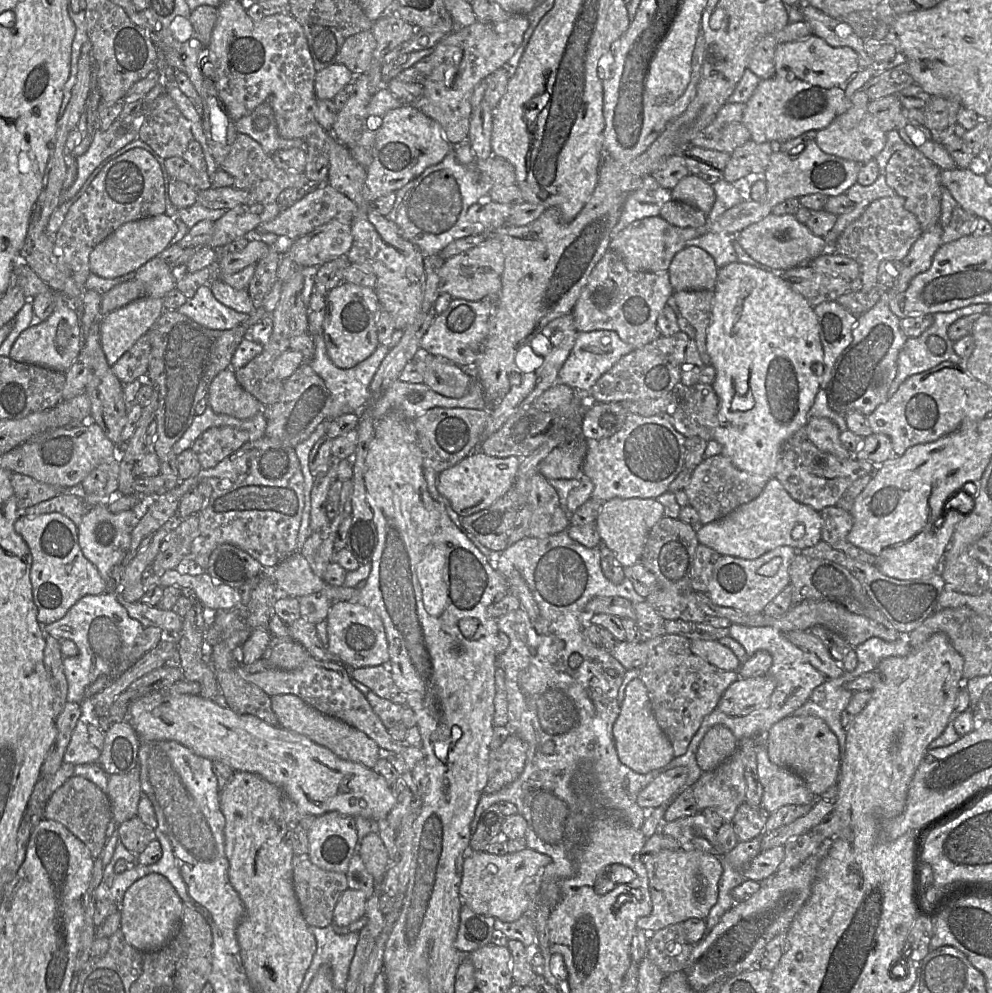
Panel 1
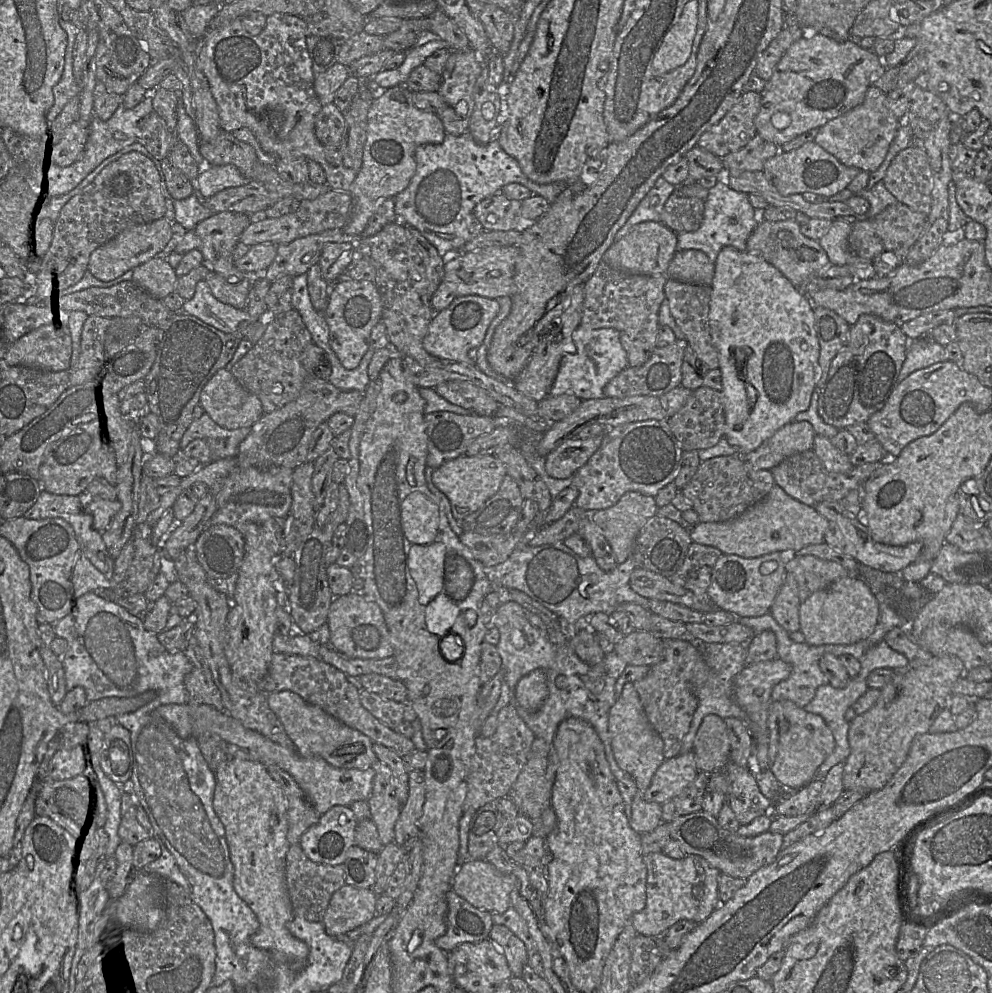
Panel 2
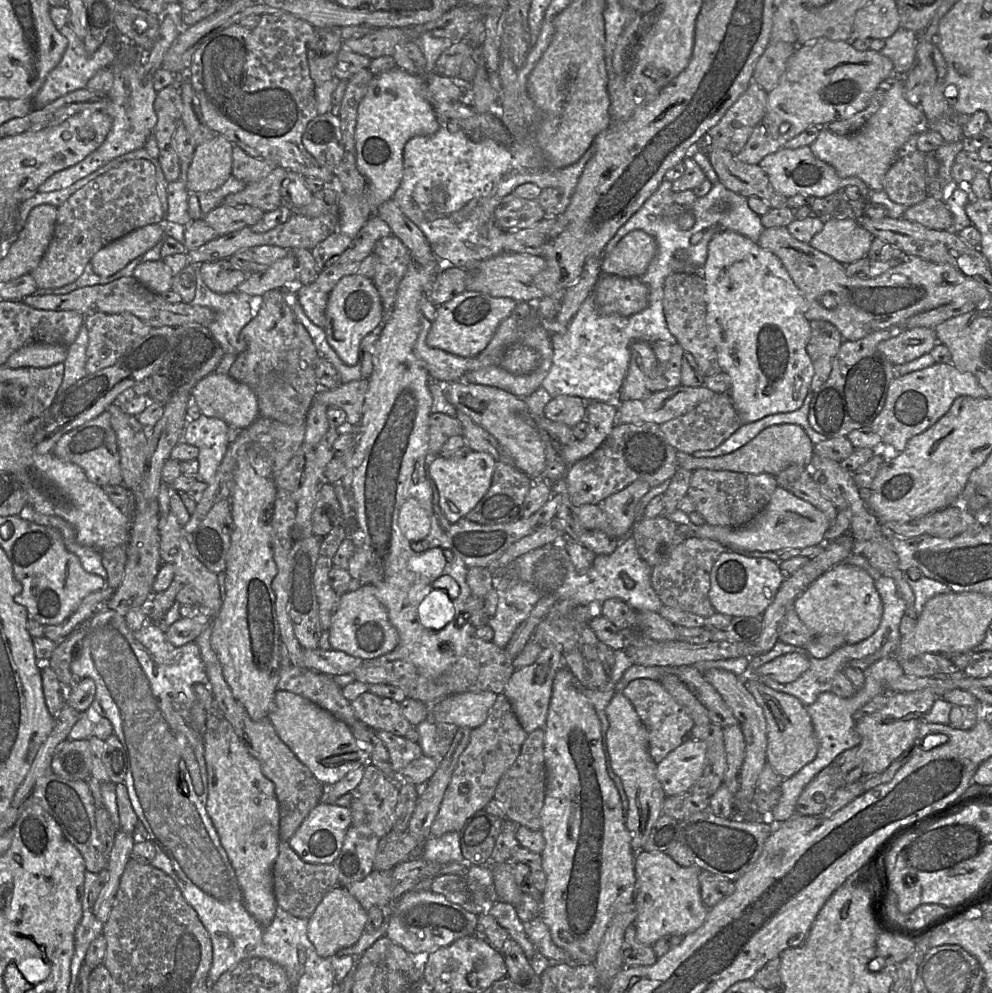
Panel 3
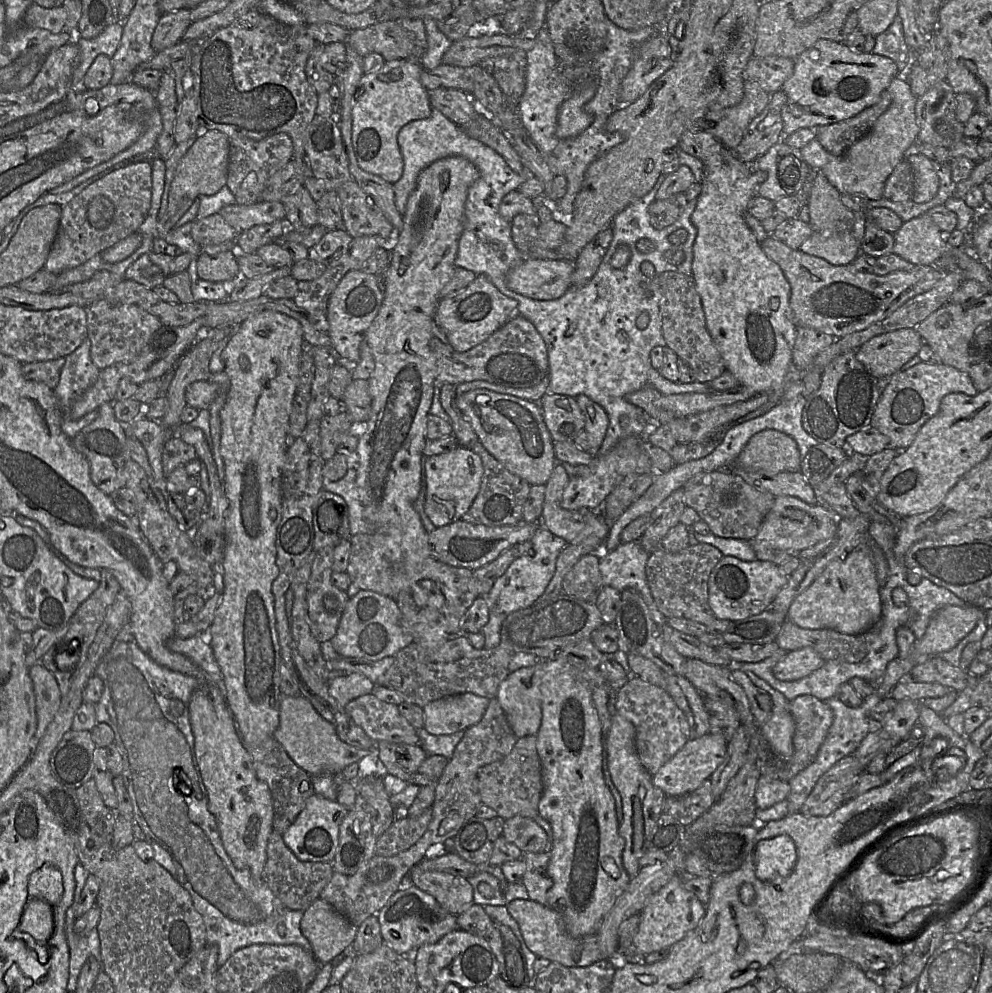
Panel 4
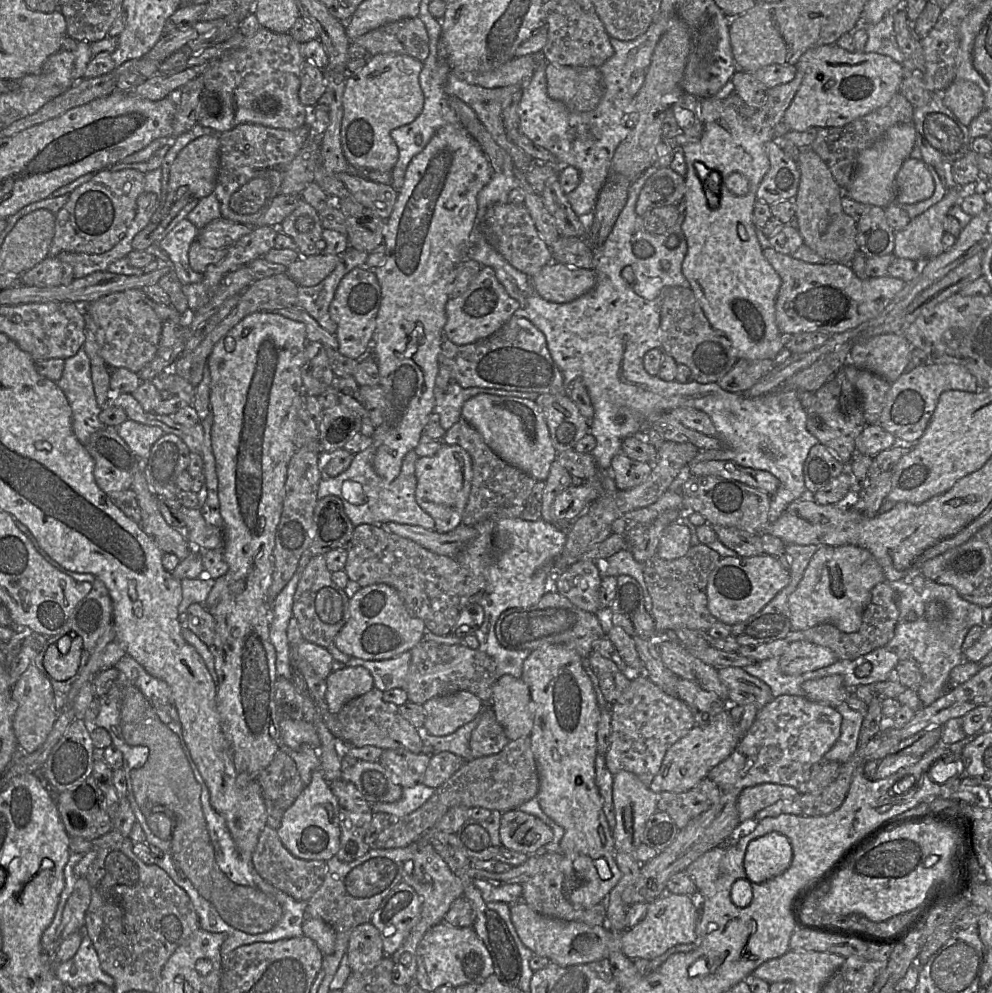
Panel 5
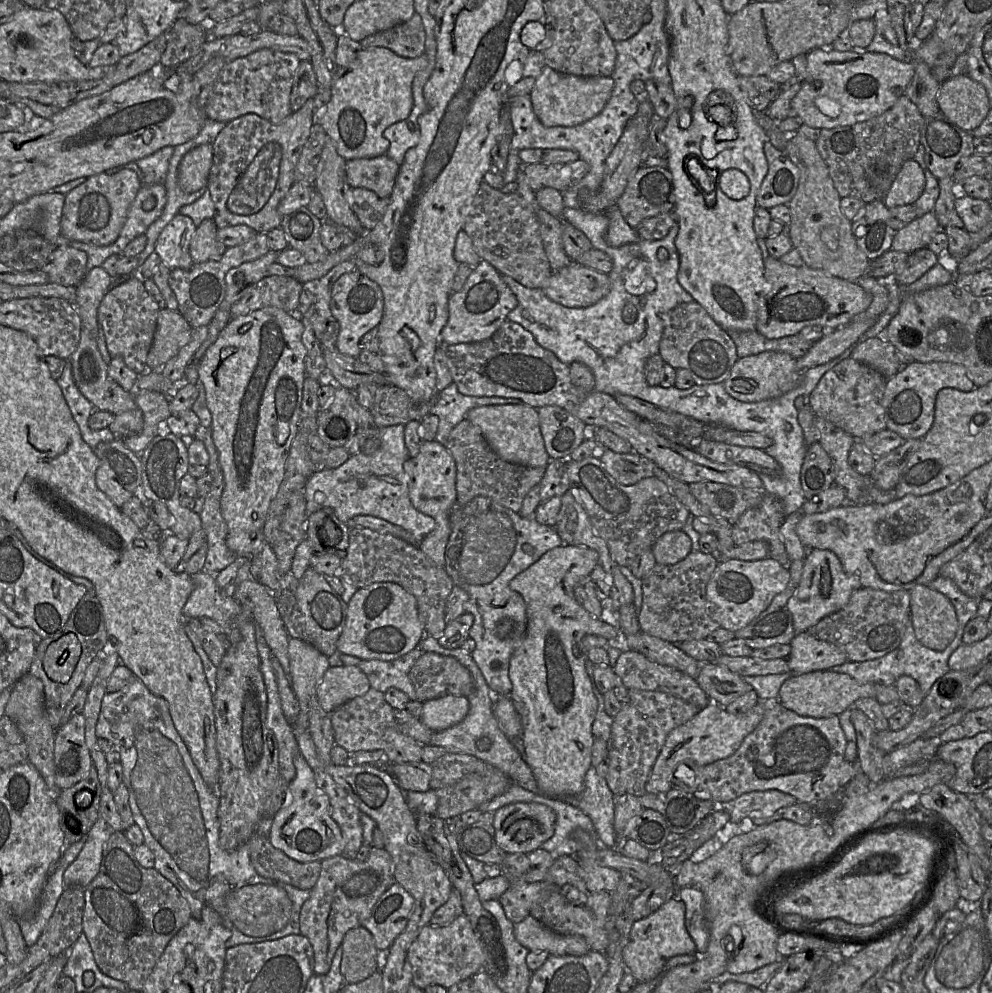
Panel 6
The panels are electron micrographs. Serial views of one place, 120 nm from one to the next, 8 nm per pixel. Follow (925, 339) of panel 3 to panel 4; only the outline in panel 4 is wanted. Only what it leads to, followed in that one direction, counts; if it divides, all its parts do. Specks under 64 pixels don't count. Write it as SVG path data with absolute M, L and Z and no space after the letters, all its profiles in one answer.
M901 329L878 335L856 351L856 358L878 379L889 379L917 356L924 341L914 329Z

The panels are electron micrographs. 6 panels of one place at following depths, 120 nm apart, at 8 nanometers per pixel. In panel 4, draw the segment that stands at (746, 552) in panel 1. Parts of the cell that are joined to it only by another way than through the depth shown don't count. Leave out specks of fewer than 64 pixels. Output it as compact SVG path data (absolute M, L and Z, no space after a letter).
M792 496L775 497L774 505L754 538L788 553L799 552L824 540L834 538L838 530L838 516L819 503L809 505Z

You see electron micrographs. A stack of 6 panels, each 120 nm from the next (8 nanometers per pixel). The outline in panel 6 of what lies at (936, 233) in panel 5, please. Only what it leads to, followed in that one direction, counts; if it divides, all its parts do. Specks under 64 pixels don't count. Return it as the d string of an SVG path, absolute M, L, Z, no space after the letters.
M932 210L897 231L890 249L911 254L926 248L933 234L938 230L940 230L939 223Z

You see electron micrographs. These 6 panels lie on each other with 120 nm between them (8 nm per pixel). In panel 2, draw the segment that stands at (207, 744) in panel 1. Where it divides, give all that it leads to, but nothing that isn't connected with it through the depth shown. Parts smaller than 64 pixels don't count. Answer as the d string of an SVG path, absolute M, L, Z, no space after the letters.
M189 703L167 704L159 706L157 714L183 739L190 737L196 739L204 733L216 733L229 758L255 761L265 766L278 766L293 777L319 815L324 814L336 805L350 806L356 801L367 801L372 792L375 772L371 767L366 769L336 768L321 757L302 756L297 751L287 749L260 733L245 728L227 712L218 711L213 706Z

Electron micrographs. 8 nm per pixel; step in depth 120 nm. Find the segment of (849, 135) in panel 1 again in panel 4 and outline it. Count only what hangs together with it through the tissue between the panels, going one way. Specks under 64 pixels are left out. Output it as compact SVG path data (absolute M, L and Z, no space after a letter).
M893 78L887 88L892 101L888 109L878 117L871 130L862 138L856 141L841 156L834 156L826 151L819 141L814 138L803 148L800 149L804 161L813 171L820 171L827 178L829 183L834 186L840 194L856 194L864 196L869 200L878 200L882 198L885 182L892 173L896 165L905 159L906 150L917 141L919 126L916 121L915 106L917 97L911 92L907 81Z

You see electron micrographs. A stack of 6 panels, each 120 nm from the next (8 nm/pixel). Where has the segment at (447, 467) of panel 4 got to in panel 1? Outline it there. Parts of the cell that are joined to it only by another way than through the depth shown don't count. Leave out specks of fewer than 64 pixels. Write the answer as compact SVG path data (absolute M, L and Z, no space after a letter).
M475 450L437 475L437 490L460 517L469 516L491 506L513 486L520 462L515 456L497 458Z

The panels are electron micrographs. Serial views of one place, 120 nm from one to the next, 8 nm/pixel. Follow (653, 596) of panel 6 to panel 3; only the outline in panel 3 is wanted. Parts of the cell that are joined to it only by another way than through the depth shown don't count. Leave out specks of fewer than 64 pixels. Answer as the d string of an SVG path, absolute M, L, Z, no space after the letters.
M687 538L673 552L670 559L652 568L651 585L662 605L709 618L716 611L709 600L710 574L719 556L728 551L726 547L710 539Z

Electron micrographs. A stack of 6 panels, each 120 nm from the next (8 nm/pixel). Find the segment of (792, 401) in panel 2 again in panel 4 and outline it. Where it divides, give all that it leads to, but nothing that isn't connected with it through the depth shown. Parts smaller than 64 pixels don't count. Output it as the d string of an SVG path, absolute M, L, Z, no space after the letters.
M704 164L704 171L702 179L699 182L701 185L701 192L696 199L696 206L691 215L691 222L697 229L695 241L693 243L693 259L692 259L692 274L696 286L696 290L701 298L703 311L705 314L706 328L716 345L721 357L726 366L726 370L731 372L739 382L740 386L747 388L751 395L759 394L772 394L779 396L779 401L790 400L799 395L802 395L804 390L803 372L793 366L792 351L796 339L797 328L792 323L792 313L789 308L790 298L790 285L785 278L781 268L774 261L769 259L763 250L761 245L757 242L754 233L750 230L745 222L745 215L748 212L748 205L751 198L756 194L757 187L765 181L767 174L764 171L755 169L750 175L744 178L739 178L736 181L732 181L731 170L728 166L711 166L710 164Z

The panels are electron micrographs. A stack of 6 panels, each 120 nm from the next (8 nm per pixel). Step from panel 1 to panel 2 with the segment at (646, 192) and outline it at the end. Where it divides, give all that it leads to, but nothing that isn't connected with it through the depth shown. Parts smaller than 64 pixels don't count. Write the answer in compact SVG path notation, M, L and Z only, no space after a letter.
M660 176L653 187L640 201L637 208L619 229L614 237L614 242L626 235L632 226L644 222L655 221L662 223L662 211L666 200L676 190L676 187Z

